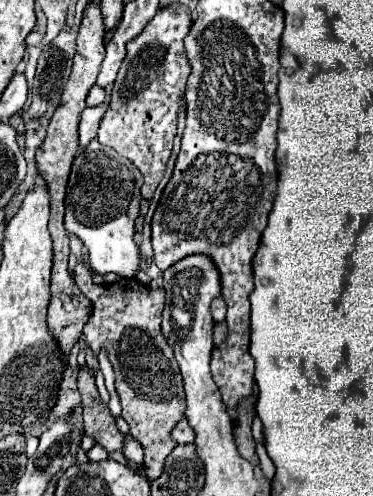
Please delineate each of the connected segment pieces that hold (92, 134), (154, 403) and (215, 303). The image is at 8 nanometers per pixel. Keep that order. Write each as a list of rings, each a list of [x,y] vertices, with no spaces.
[[[100,104],[96,108],[86,108],[82,112],[82,120],[80,120],[80,146],[88,146],[88,142],[92,138],[96,138],[96,128],[100,122],[100,116],[104,116],[104,112],[108,110],[108,104]]]
[[[78,264],[74,268],[74,282],[84,292],[84,296],[92,302],[92,314],[90,320],[84,326],[84,344],[98,354],[100,350],[106,350],[108,360],[112,362],[112,368],[116,372],[116,392],[122,404],[122,418],[130,424],[130,434],[142,444],[144,448],[144,462],[142,462],[142,474],[148,480],[156,480],[164,468],[164,458],[172,452],[176,442],[170,440],[168,432],[172,424],[176,424],[184,416],[184,388],[182,388],[182,376],[178,370],[178,364],[174,360],[172,348],[166,344],[160,322],[162,322],[162,310],[164,310],[164,288],[148,288],[134,278],[118,280],[116,284],[92,284],[94,272],[86,264]]]
[[[222,296],[212,300],[212,318],[214,322],[222,322],[226,318],[226,302]]]

